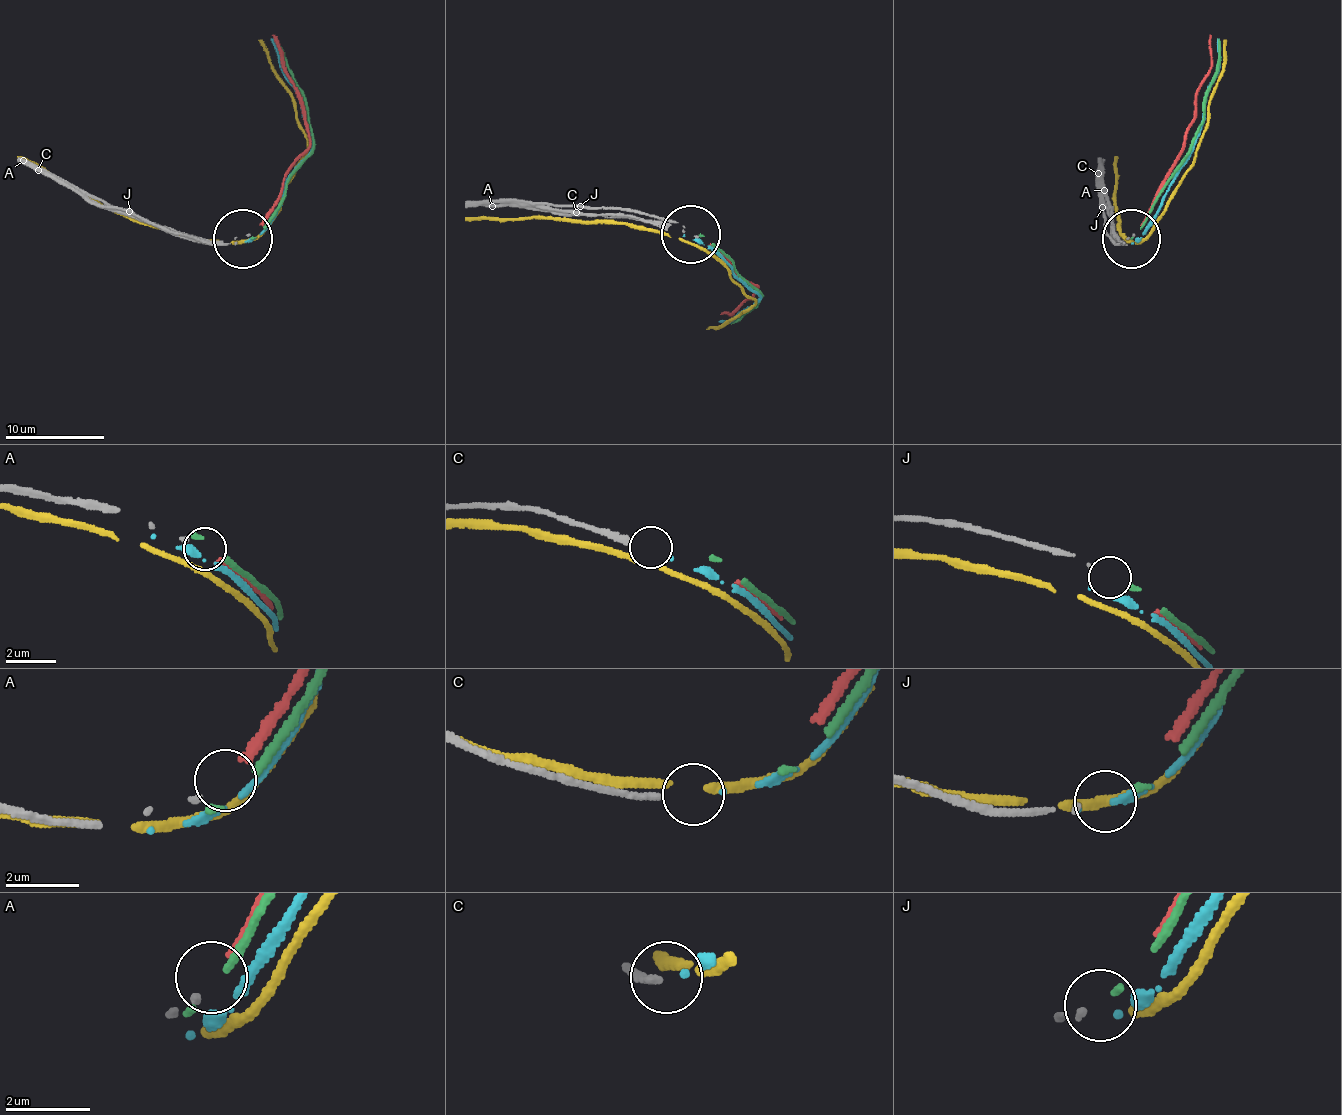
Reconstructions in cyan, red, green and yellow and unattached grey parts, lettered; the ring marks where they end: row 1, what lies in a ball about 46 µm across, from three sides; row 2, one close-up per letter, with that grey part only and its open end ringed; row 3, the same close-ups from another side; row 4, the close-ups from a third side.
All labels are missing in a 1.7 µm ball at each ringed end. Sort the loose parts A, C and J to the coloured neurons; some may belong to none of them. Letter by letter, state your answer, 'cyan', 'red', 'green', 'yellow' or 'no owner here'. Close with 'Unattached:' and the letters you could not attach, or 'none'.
A: red
C: cyan
J: green
Unattached: none

